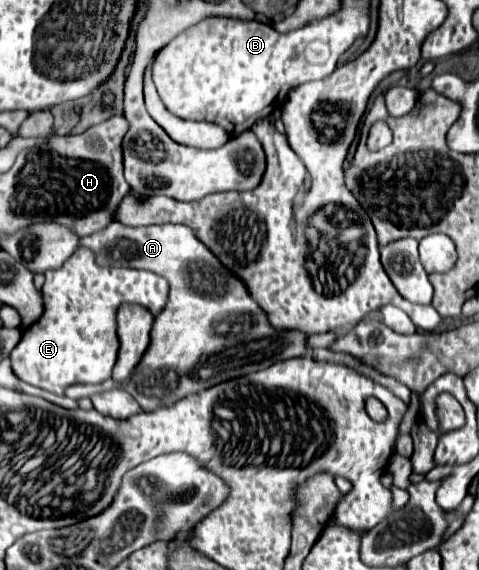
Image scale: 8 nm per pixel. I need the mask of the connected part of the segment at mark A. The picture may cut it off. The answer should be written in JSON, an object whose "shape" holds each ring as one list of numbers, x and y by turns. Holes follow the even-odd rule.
{"shape":[[112,222,108,230,100,230,100,234,90,234,88,238,82,238,80,246,96,250,96,254,100,254,100,262,104,262,106,266,142,268,168,278,170,298,168,306,164,308,164,312,160,312,160,318,156,318,156,322,154,316,142,306,122,304,116,316,119,350,112,378,116,382,124,382,126,378,128,380,124,384,102,382,98,386,74,384,66,388,68,398,80,400,82,396,92,396,96,392,120,386,126,392,130,392,140,402,140,406,144,406,144,412,150,412,160,406,168,406,184,398,186,394,206,390,230,378,264,370,280,360,296,356,312,356,324,362,344,362,348,366,354,366,362,374,368,374,370,378,376,378,376,382,382,382,382,386,392,390,404,402,410,402,410,390,406,388,406,384,402,386,402,382,398,382,396,378,384,376,376,368,362,364,352,354,332,352,328,348,312,350,306,346,308,334,300,330,278,332,268,322,268,314,250,296,246,282,234,272,230,274,230,270,226,270,226,266,220,264,220,260,212,254,212,250,206,248,198,240,198,236,186,226,164,224,164,226,130,228,122,226,120,222],[150,330,152,330,152,346,150,346]]}

